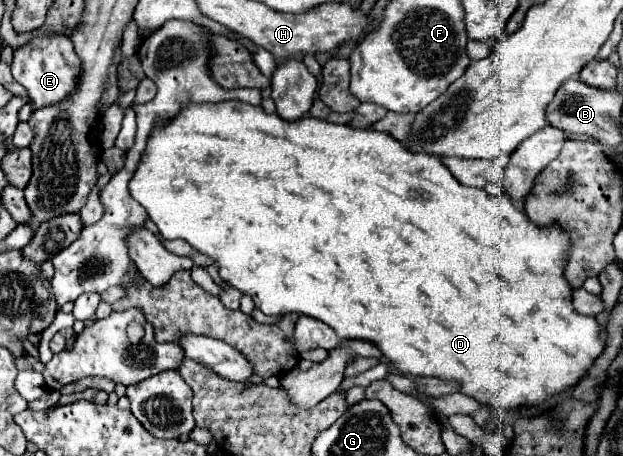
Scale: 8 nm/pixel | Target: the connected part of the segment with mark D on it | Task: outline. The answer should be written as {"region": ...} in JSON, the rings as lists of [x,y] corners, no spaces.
{"region":[[[222,101],[218,105],[186,105],[170,125],[158,125],[142,161],[130,181],[132,197],[148,211],[164,239],[184,239],[200,253],[218,261],[220,277],[250,295],[266,315],[298,313],[314,317],[336,331],[340,339],[360,339],[376,345],[382,355],[404,375],[436,377],[454,381],[456,391],[488,405],[494,411],[514,411],[534,407],[548,397],[578,385],[590,371],[596,357],[604,351],[600,337],[602,325],[596,317],[586,317],[572,307],[572,287],[564,277],[568,249],[572,245],[566,231],[558,225],[536,225],[506,195],[488,195],[484,189],[466,187],[434,155],[412,155],[388,133],[370,129],[348,129],[348,125],[326,123],[314,117],[282,121],[276,113],[266,115],[262,107],[242,101]]]}

